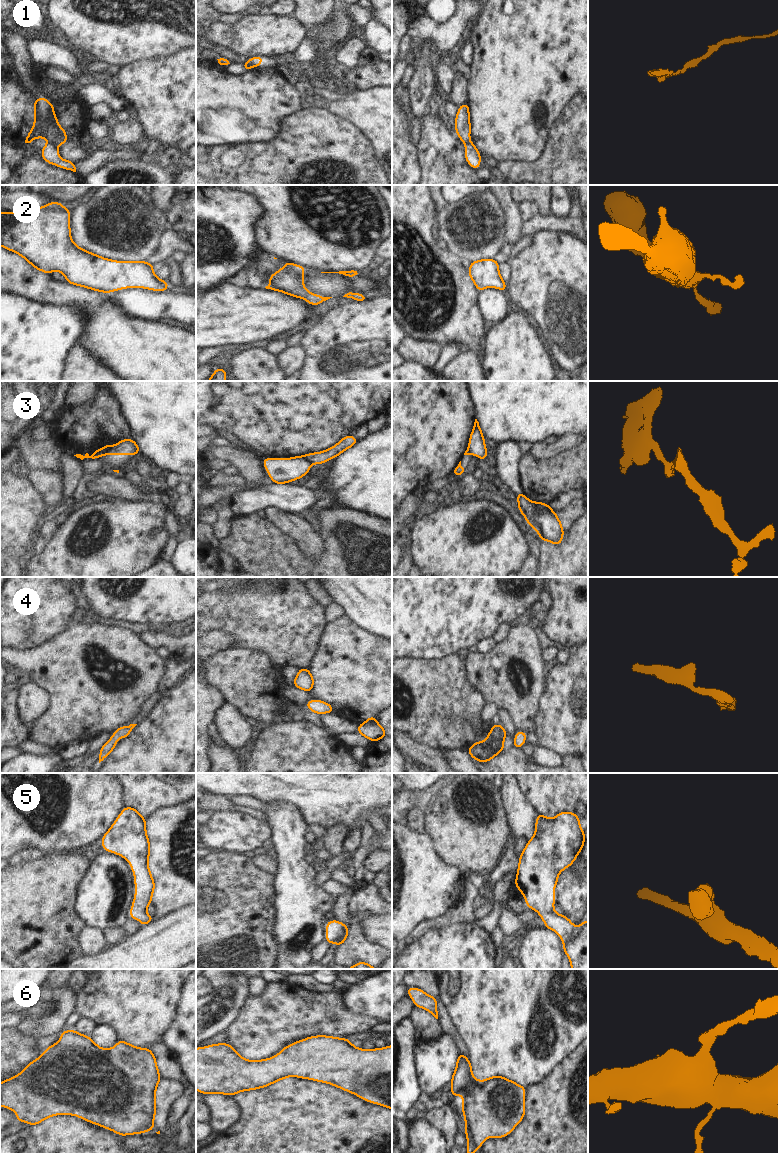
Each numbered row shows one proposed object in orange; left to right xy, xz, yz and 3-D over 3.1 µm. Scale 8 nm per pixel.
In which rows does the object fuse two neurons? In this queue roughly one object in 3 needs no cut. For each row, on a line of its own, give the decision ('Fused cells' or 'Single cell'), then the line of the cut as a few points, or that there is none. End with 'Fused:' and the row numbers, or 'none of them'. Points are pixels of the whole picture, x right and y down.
1: Fused cells. Split along xy (48, 141), (56, 147)
2: Single cell. No split
3: Fused cells. Split along xz (302, 456), (311, 464)
4: Single cell. No split
5: Single cell. No split
6: Fused cells. Split along yz (464, 1125), (470, 1131), (477, 1148)
Fused: 1, 3, 6.

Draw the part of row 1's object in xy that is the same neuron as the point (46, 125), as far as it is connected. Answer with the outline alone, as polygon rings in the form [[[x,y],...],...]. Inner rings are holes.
[[[43,96],[34,100],[34,125],[28,133],[25,143],[31,143],[35,138],[46,138],[56,147],[68,141],[66,131],[59,125],[54,113],[54,105]]]

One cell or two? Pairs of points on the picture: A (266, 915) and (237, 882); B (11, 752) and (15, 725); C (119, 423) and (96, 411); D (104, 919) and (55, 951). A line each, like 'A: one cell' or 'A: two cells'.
A: one cell
B: two cells
C: one cell
D: two cells

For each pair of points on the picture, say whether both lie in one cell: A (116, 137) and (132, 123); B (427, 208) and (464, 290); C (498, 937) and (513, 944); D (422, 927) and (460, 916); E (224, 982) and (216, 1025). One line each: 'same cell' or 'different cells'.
A: same cell
B: same cell
C: same cell
D: same cell
E: same cell

